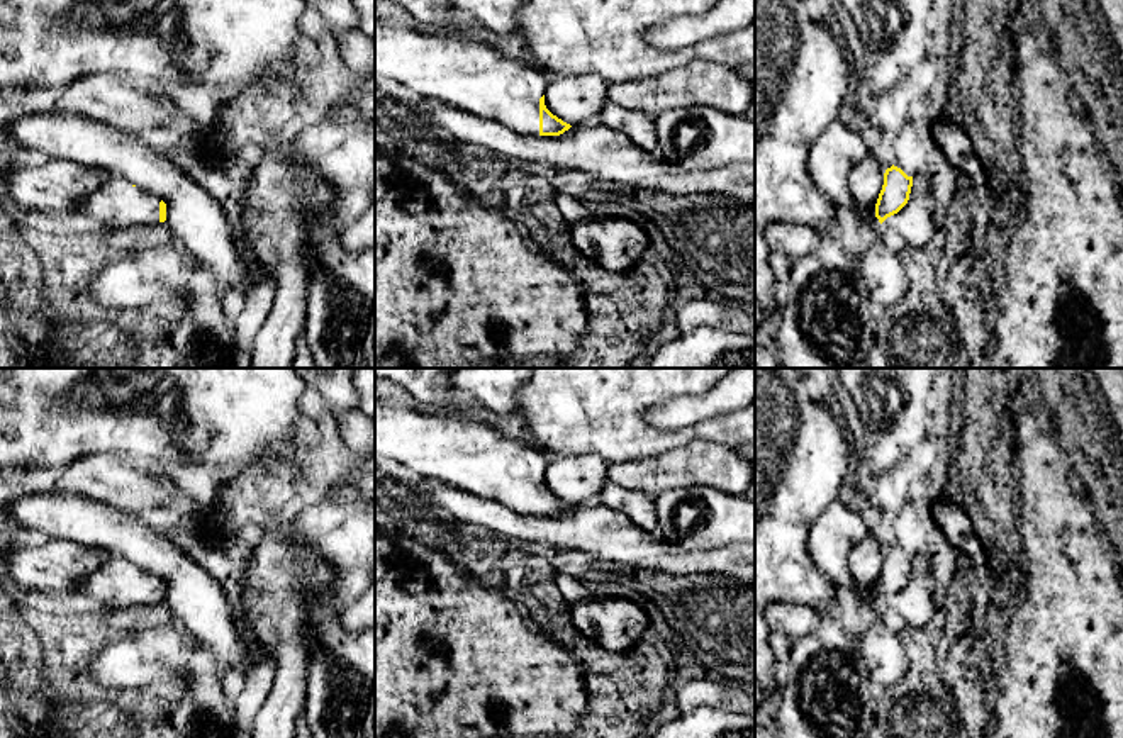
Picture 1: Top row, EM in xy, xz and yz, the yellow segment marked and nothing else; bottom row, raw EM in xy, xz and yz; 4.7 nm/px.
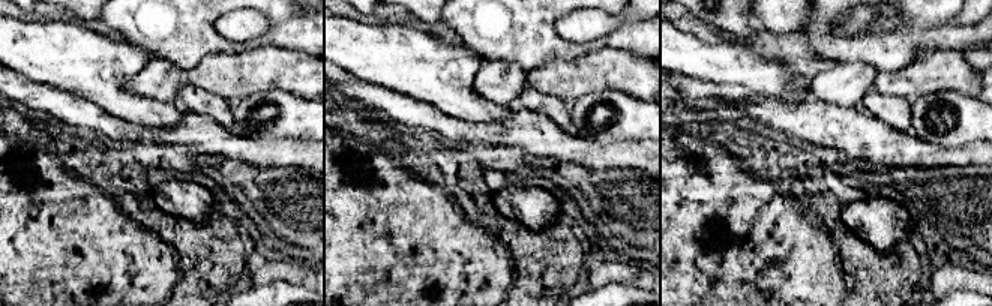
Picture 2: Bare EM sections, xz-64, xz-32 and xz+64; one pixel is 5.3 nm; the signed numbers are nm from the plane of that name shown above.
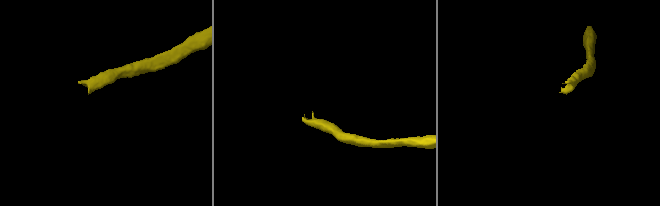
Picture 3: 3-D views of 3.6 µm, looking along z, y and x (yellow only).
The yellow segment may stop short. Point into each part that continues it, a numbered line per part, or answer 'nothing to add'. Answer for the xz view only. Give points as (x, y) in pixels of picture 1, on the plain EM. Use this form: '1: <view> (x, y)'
1: xz (453, 448)

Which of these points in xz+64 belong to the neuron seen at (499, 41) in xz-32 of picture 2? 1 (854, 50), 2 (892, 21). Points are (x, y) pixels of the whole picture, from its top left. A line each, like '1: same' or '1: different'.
1: same
2: different

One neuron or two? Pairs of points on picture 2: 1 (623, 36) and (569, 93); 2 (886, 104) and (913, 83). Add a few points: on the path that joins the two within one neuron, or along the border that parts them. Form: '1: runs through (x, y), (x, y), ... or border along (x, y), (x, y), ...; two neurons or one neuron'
1: border along (644, 56), (622, 48), (602, 47), (577, 57); two neurons
2: border along (872, 89), (887, 95), (901, 95), (911, 101); two neurons

